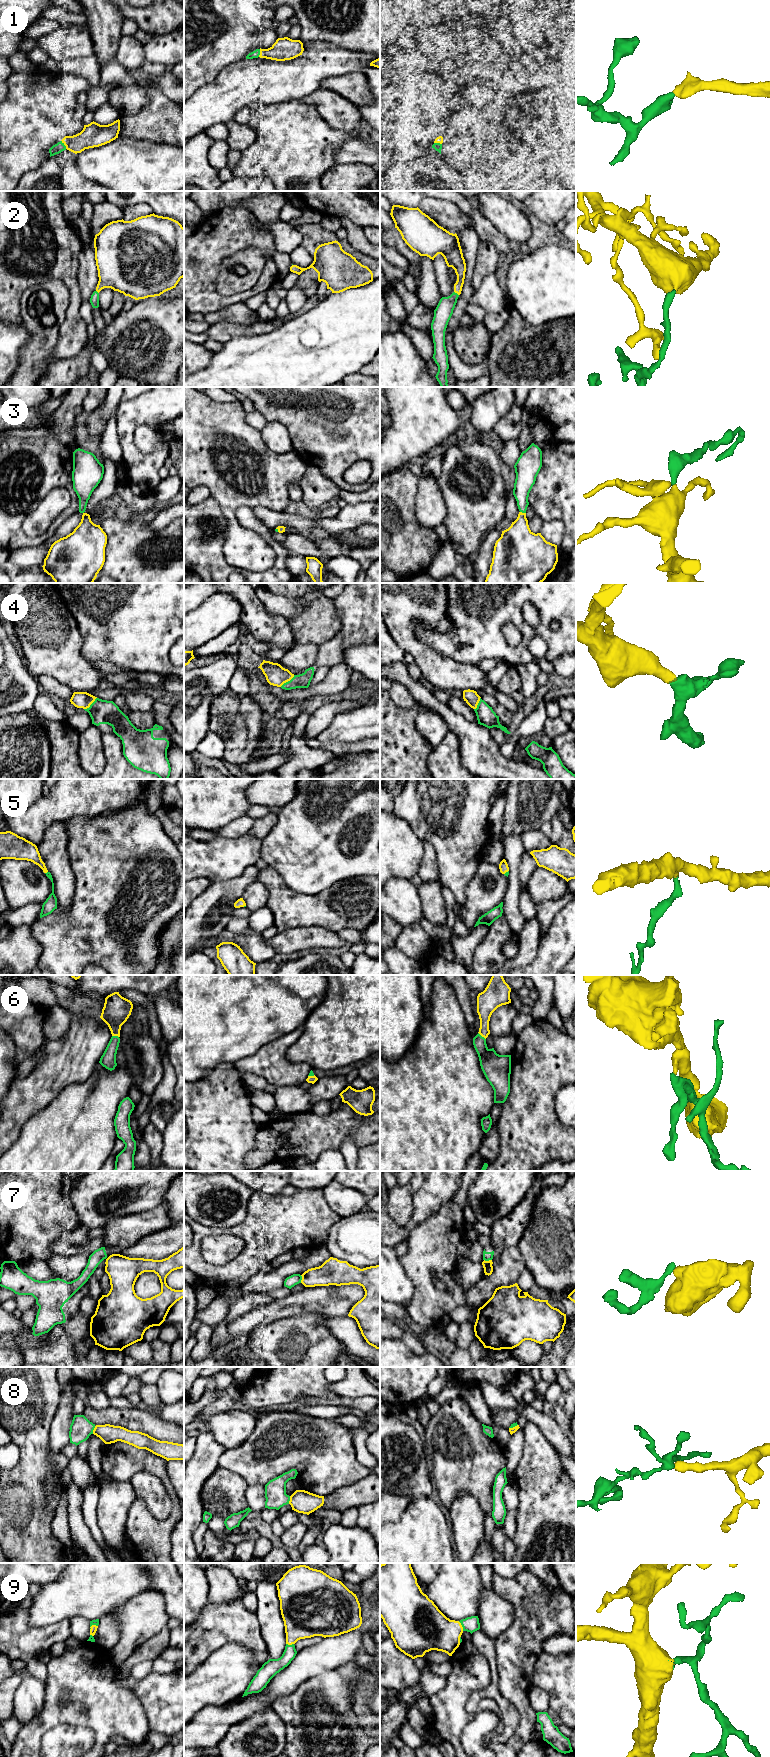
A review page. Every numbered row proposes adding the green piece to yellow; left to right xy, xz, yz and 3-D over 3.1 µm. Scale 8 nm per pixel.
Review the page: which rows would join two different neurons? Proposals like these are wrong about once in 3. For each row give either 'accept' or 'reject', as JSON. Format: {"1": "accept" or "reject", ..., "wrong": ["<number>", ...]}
{"1": "accept", "2": "accept", "3": "accept", "4": "accept", "5": "accept", "6": "accept", "7": "reject", "8": "accept", "9": "accept", "wrong": ["7"]}

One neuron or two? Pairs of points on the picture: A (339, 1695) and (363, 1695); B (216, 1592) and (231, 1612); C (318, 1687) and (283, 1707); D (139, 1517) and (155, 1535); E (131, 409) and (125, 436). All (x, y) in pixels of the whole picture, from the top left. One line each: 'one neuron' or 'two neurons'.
A: two neurons
B: two neurons
C: one neuron
D: one neuron
E: one neuron

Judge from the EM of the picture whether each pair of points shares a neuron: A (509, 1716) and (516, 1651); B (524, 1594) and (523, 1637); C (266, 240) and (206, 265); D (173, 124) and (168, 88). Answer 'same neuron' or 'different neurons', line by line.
A: different neurons
B: same neuron
C: same neuron
D: different neurons

